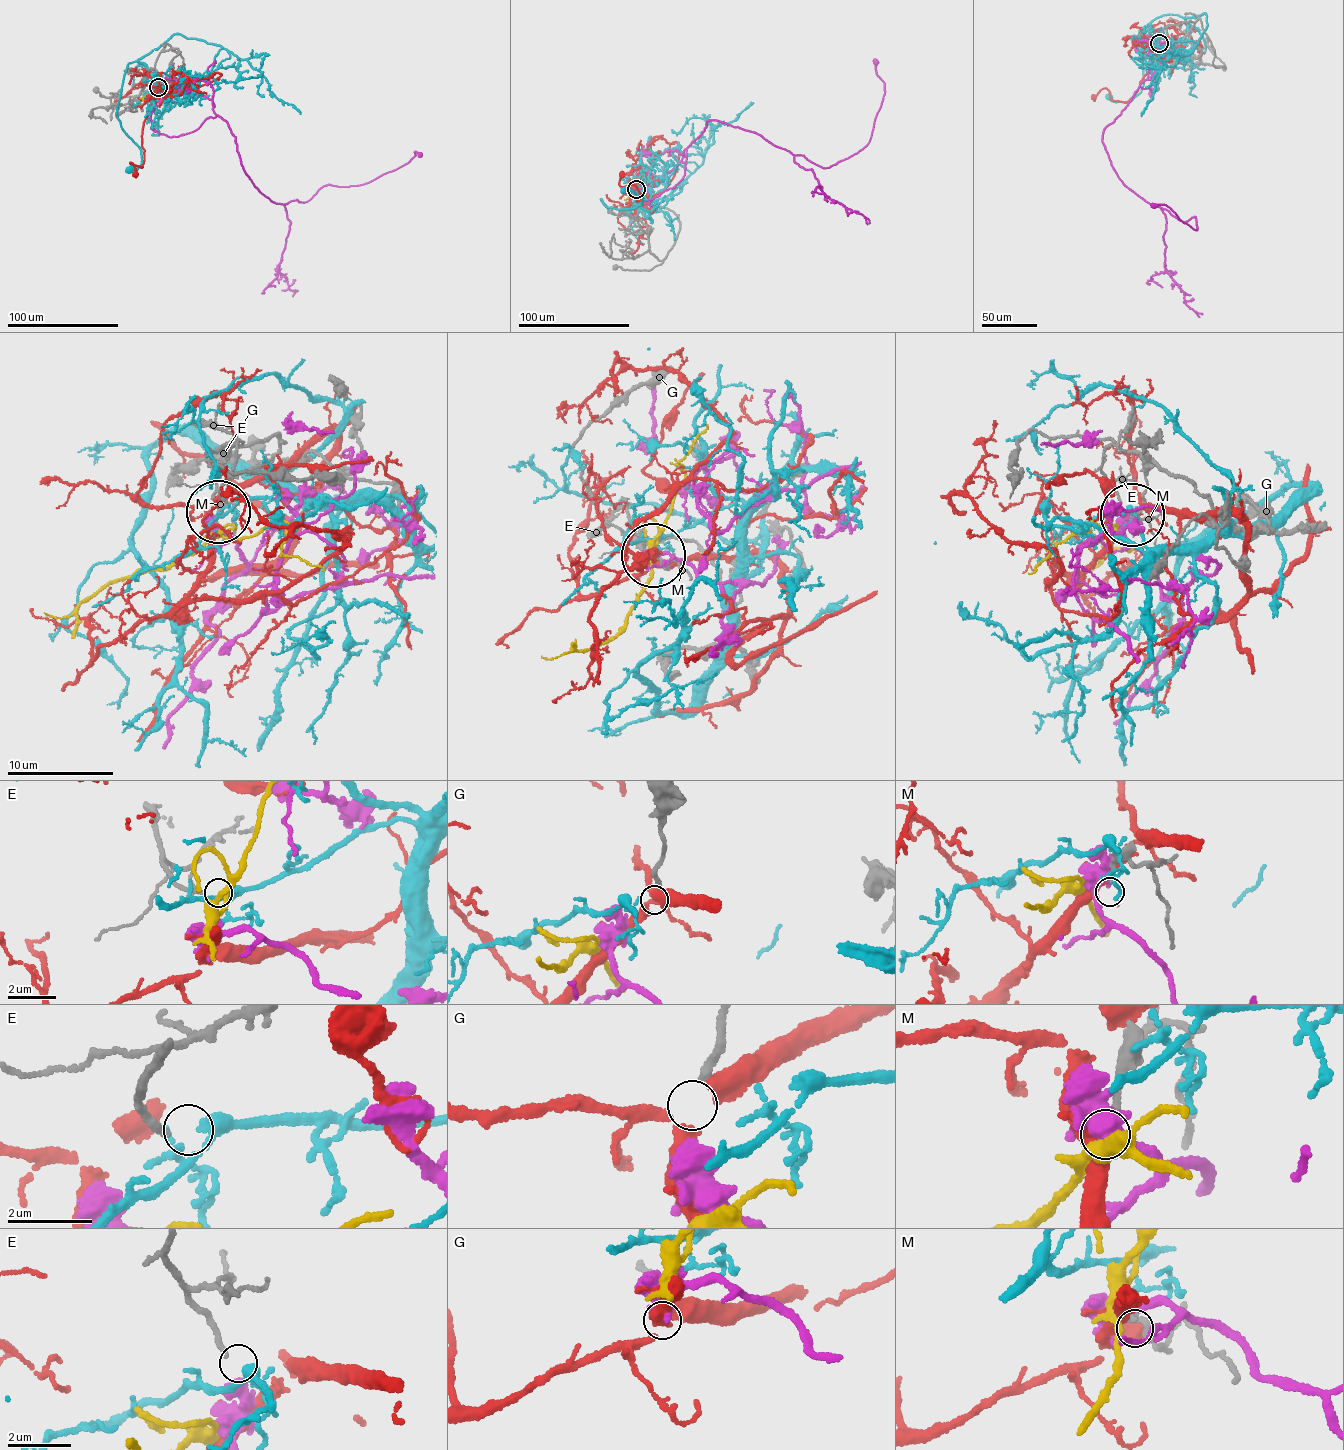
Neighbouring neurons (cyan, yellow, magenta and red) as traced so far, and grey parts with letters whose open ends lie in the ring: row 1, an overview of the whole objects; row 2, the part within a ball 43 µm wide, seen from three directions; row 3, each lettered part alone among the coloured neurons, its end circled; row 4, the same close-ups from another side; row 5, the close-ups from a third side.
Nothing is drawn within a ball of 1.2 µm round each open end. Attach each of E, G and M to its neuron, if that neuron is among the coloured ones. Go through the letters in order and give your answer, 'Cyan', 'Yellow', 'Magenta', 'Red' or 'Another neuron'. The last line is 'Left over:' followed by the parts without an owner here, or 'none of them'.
E: Cyan
G: Another neuron
M: Another neuron
Left over: G, M

